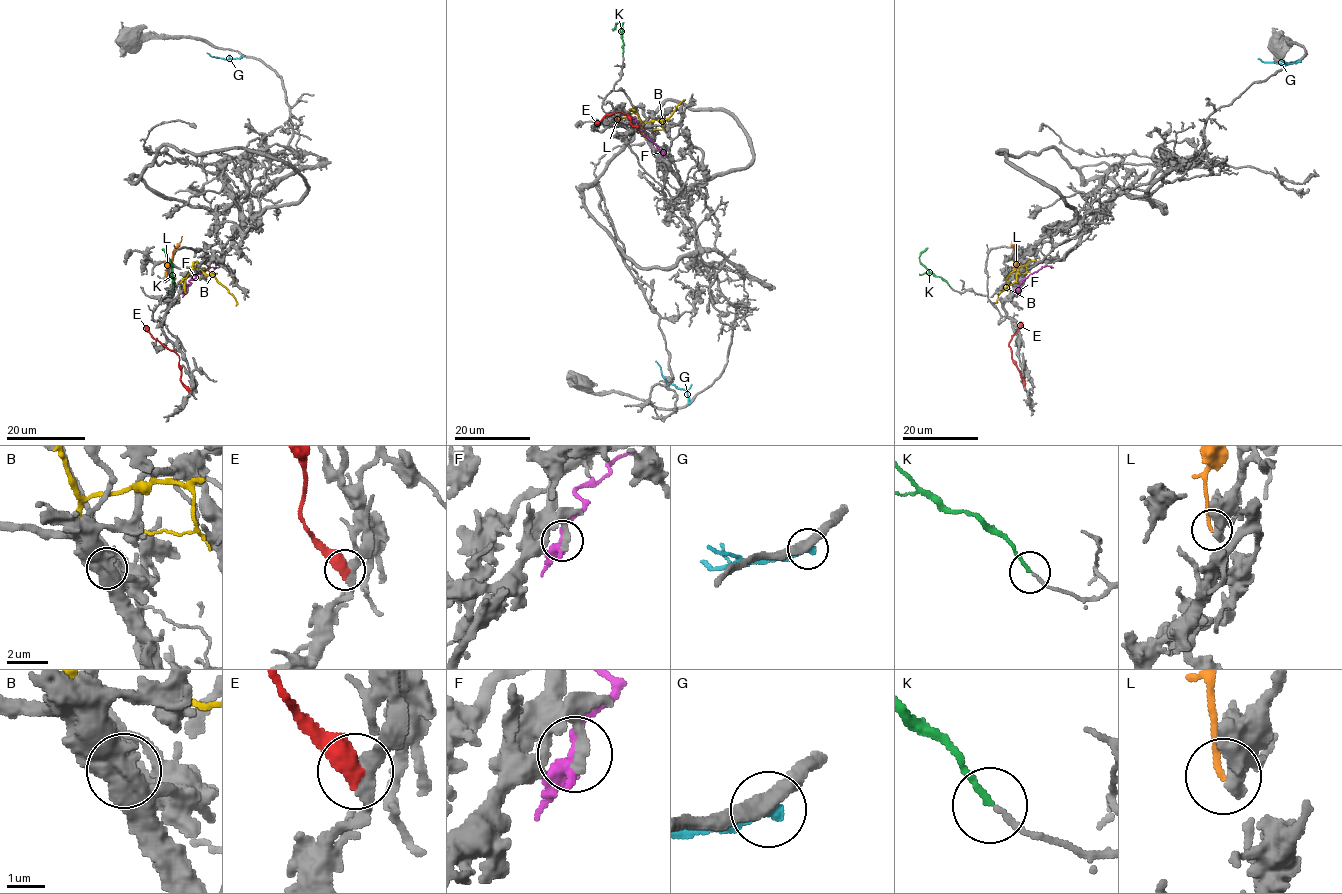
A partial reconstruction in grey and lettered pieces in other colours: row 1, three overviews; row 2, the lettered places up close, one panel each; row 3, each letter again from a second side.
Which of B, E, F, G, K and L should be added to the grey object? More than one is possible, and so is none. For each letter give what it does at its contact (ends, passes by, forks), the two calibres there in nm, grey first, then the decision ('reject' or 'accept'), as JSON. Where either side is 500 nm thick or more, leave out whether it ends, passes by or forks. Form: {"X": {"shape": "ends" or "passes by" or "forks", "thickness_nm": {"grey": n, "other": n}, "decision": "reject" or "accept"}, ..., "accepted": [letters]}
{"B": {"shape": "ends", "thickness_nm": {"grey": 170, "other": 380}, "decision": "reject"}, "E": {"thickness_nm": {"grey": 280, "other": 550}, "decision": "reject"}, "F": {"shape": "forks", "thickness_nm": {"grey": 320, "other": 340}, "decision": "reject"}, "G": {"shape": "ends", "thickness_nm": {"grey": 360, "other": 460}, "decision": "reject"}, "K": {"shape": "ends", "thickness_nm": {"grey": 160, "other": 150}, "decision": "accept"}, "L": {"thickness_nm": {"grey": 550, "other": 160}, "decision": "reject"}, "accepted": ["K"]}

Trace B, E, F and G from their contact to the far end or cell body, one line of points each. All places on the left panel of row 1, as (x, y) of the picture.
B: (197, 261), (193, 268), (212, 275), (233, 296), (236, 306)
E: (189, 390), (181, 380), (179, 356), (156, 340), (144, 325)
F: (187, 290), (190, 280), (197, 274), (210, 267), (214, 269)
G: (242, 56), (226, 60), (207, 53)

